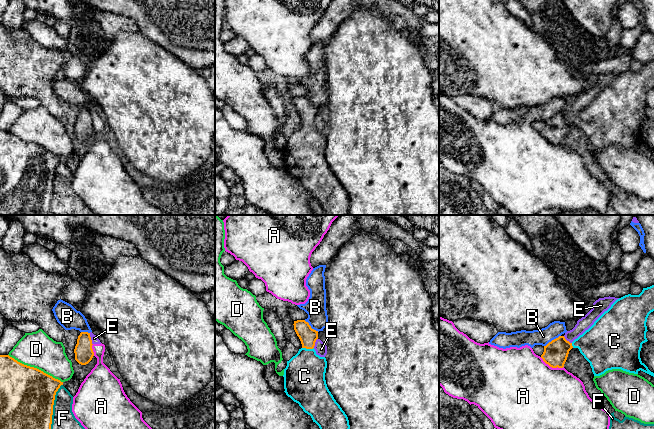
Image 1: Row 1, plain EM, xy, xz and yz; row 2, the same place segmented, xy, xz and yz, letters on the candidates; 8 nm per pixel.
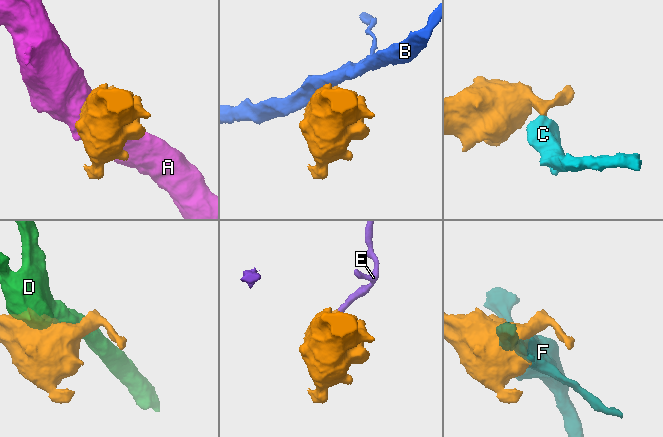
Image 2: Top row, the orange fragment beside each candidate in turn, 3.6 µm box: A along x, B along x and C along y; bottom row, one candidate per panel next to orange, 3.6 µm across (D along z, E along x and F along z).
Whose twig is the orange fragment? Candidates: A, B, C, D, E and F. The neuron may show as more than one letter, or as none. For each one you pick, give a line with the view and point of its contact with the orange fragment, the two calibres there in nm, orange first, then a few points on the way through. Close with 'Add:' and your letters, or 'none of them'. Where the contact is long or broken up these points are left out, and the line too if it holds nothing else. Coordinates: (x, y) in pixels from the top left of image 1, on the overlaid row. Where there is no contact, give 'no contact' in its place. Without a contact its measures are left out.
C: xz (308, 348) | 140/340 nm | across xz (308, 336), (308, 348), (304, 376)
Add: C

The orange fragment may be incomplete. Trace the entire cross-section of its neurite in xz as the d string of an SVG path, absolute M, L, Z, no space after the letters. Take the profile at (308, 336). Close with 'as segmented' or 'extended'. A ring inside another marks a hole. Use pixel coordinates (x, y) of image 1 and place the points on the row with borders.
M305 320L294 321L293 325L302 348L287 361L284 392L320 429L350 429L347 415L327 387L326 358L317 355L314 349L318 331Z | extended

